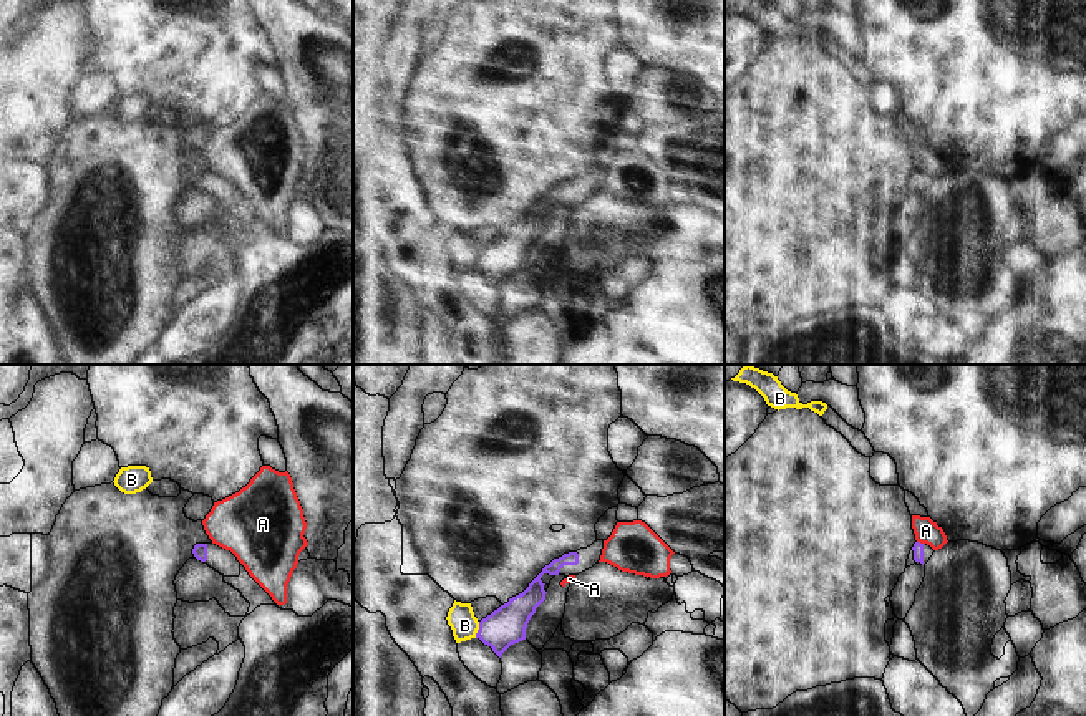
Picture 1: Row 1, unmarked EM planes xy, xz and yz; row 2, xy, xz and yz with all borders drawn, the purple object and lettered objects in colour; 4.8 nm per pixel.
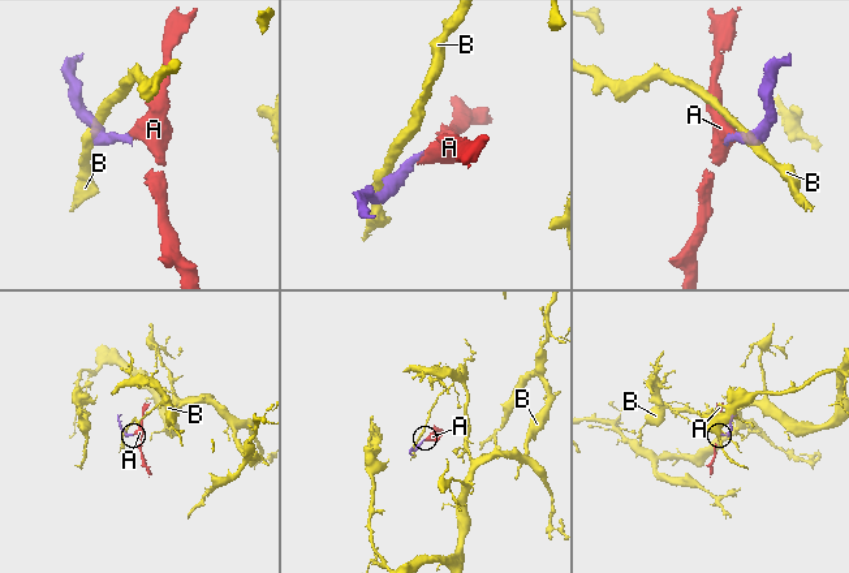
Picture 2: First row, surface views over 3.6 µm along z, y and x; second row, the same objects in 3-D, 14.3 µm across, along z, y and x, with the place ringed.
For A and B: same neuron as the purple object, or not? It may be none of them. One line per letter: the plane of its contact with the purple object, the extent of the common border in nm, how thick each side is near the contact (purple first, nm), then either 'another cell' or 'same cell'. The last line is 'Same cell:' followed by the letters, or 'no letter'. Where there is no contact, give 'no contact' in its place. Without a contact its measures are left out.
A: meets purple in yz; contact 40 nm long; 50 nm thick on the purple side, 120 nm on the other; another cell
B: meets purple in xz; contact 80 nm long; 190 nm thick on the purple side, 140 nm on the other; another cell
Same cell: no letter

